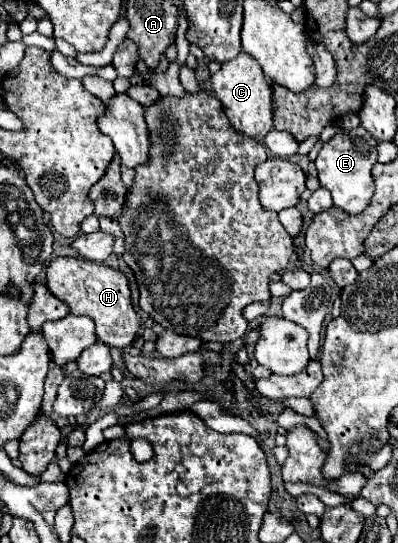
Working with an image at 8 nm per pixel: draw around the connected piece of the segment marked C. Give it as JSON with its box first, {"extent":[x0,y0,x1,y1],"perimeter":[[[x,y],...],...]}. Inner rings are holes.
{"extent":[211,52,273,138],"perimeter":[[[239,52],[235,60],[221,64],[221,68],[211,76],[211,86],[215,96],[221,100],[227,118],[239,132],[251,138],[263,138],[273,130],[273,84],[265,78],[253,56]]]}

